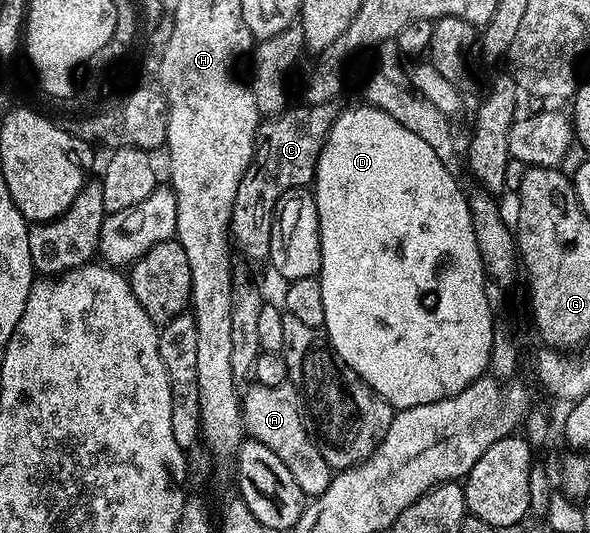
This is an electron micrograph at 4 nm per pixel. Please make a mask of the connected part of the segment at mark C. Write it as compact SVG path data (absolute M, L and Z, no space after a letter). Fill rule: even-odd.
M325 102L308 104L304 108L289 107L287 110L265 119L256 133L256 149L248 169L238 182L238 194L232 207L230 240L244 256L252 260L264 260L268 255L272 221L280 195L291 188L308 186L316 175L316 163L324 149L324 140L340 115L341 105Z

